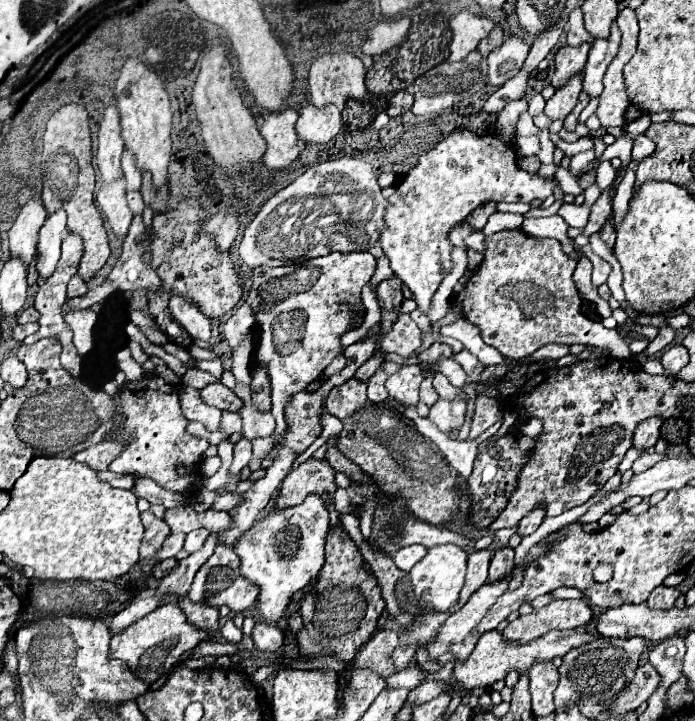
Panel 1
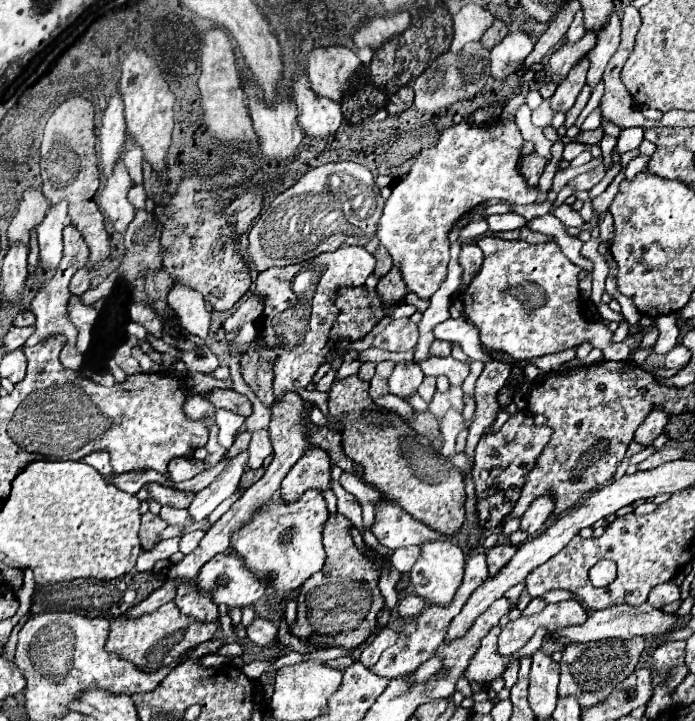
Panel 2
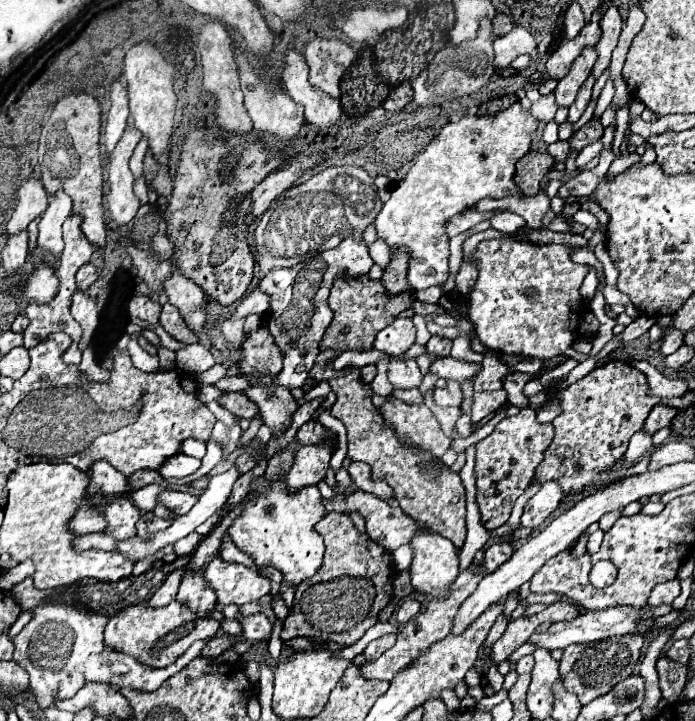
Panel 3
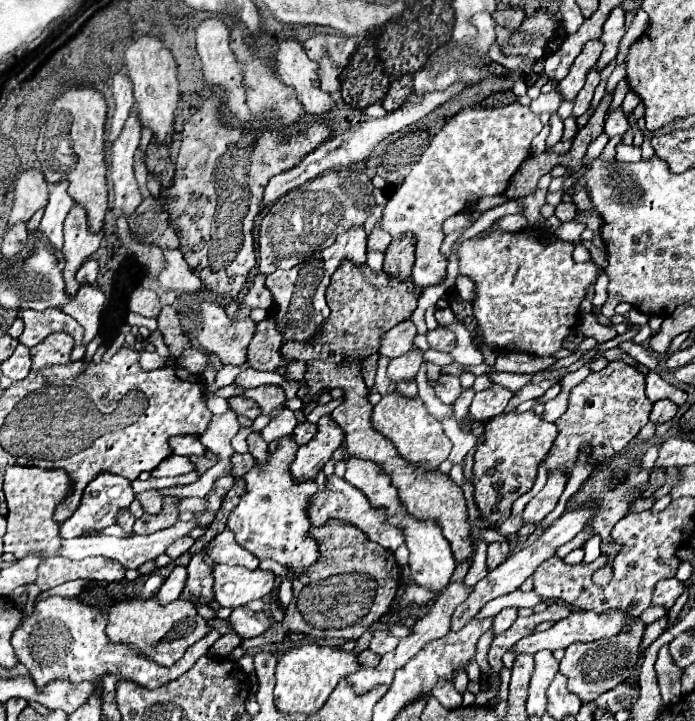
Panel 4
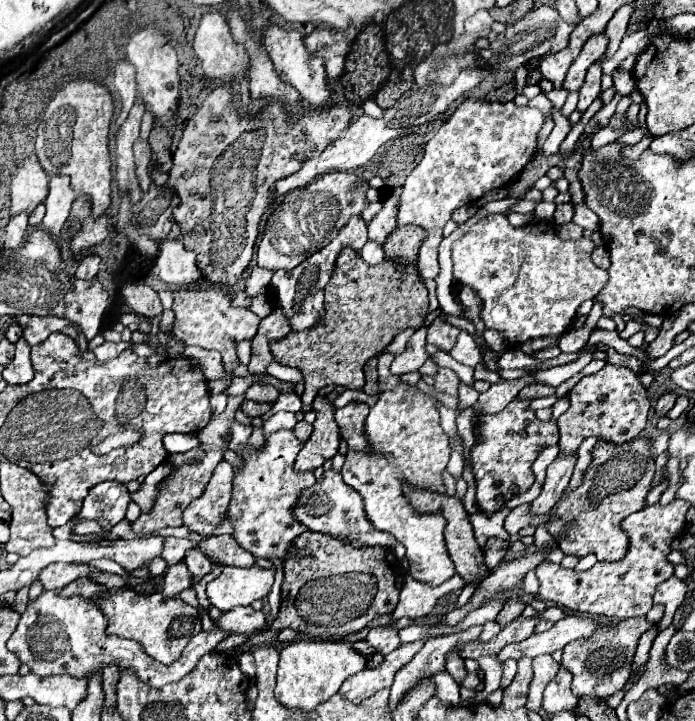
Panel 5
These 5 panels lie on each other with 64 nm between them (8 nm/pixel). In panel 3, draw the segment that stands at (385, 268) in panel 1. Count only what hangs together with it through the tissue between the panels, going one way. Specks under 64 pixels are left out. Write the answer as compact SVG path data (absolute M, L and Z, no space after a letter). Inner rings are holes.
M376 240L372 246L370 246L370 256L374 258L374 262L384 270L388 266L388 260L392 258L392 252L390 248L384 244L384 240Z

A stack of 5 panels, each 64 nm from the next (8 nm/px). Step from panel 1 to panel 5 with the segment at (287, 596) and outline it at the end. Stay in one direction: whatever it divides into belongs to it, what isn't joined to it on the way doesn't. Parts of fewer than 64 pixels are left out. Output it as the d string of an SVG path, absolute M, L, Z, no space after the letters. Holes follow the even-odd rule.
M280 430L266 438L262 450L252 450L248 444L244 444L240 450L244 466L234 470L236 476L228 508L228 520L234 528L236 542L254 556L284 560L286 556L300 552L294 546L294 540L302 532L306 532L306 528L292 516L292 508L296 508L300 492L316 484L312 472L294 472L294 460L300 448L302 442L294 436L292 430Z

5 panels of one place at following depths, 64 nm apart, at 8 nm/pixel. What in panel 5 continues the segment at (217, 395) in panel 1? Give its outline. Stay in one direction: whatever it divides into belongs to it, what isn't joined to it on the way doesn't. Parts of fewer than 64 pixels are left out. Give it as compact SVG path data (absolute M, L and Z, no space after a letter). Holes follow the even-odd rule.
M244 400L240 410L248 416L248 418L258 418L262 414L266 414L272 406L270 404L260 404L260 402L252 402L252 400Z

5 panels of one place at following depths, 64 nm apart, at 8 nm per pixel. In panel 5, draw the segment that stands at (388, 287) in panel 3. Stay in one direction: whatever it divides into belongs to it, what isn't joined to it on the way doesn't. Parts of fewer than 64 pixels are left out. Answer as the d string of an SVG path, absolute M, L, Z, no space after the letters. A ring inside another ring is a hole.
M420 226L396 228L384 244L386 258L400 260L402 264L412 264L412 260L416 260L422 240L424 240L424 230Z

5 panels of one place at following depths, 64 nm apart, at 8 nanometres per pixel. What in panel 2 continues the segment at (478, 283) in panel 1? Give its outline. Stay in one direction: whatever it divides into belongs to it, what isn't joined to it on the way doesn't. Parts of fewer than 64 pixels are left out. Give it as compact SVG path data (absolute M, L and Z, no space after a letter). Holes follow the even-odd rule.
M482 236L478 246L484 252L484 264L464 292L464 316L480 330L486 348L504 352L514 360L532 360L590 342L604 352L606 360L630 358L628 344L612 342L614 332L606 324L588 322L580 314L580 266L572 264L556 242L528 244Z

